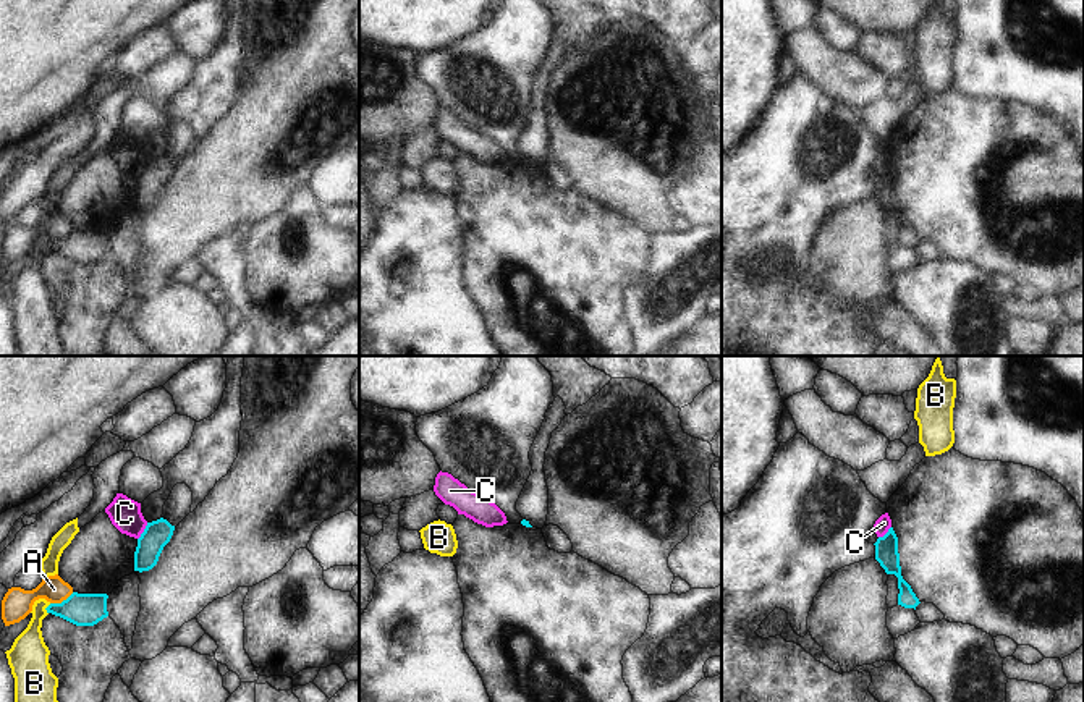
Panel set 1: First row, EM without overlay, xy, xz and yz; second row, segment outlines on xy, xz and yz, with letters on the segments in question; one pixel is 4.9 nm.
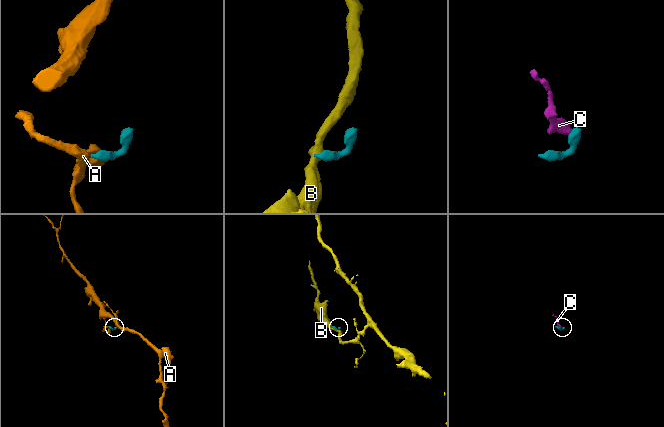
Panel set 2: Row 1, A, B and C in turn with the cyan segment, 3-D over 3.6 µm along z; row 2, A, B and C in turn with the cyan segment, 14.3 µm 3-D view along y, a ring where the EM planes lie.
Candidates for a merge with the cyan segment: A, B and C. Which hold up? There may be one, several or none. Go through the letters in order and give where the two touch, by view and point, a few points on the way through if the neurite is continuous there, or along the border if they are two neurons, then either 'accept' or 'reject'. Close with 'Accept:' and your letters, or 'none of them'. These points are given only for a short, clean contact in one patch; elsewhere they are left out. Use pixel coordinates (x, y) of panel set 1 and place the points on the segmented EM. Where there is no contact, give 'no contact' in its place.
A: contact xy (63, 600); border xy (73, 592), (60, 602), (50, 604); reject
B: contact xy (46, 608); border xy (50, 604), (46, 608), (47, 613); reject
C: contact xy (144, 531); border xy (148, 523), (138, 539); reject
Accept: none of them

